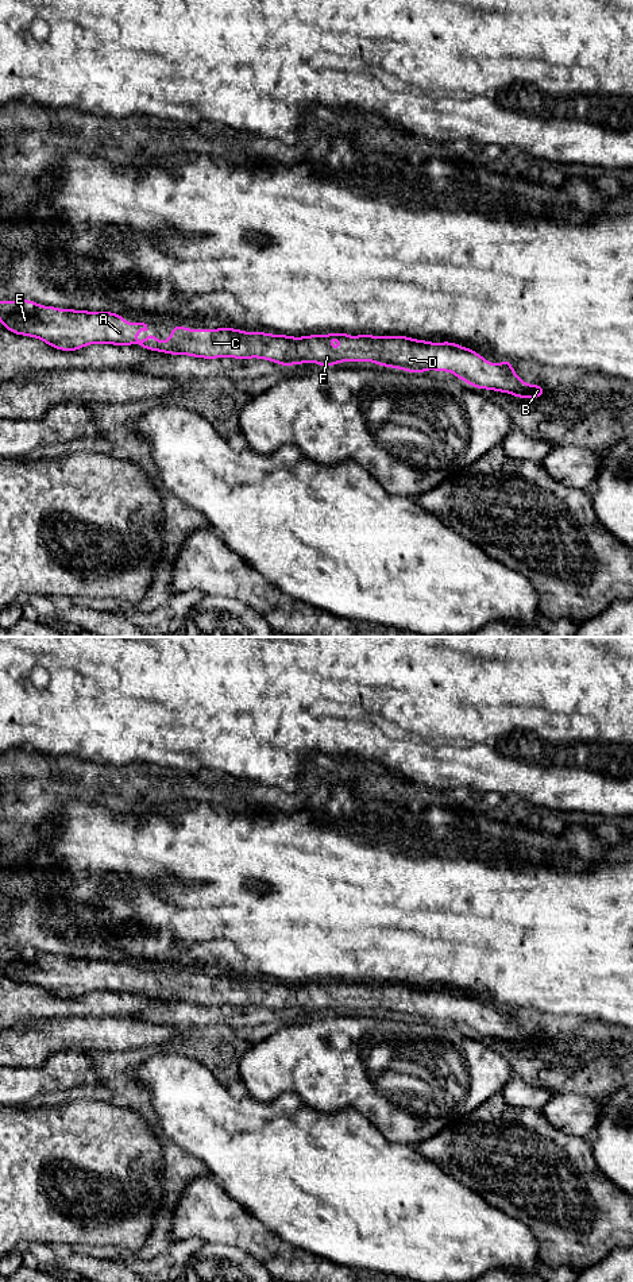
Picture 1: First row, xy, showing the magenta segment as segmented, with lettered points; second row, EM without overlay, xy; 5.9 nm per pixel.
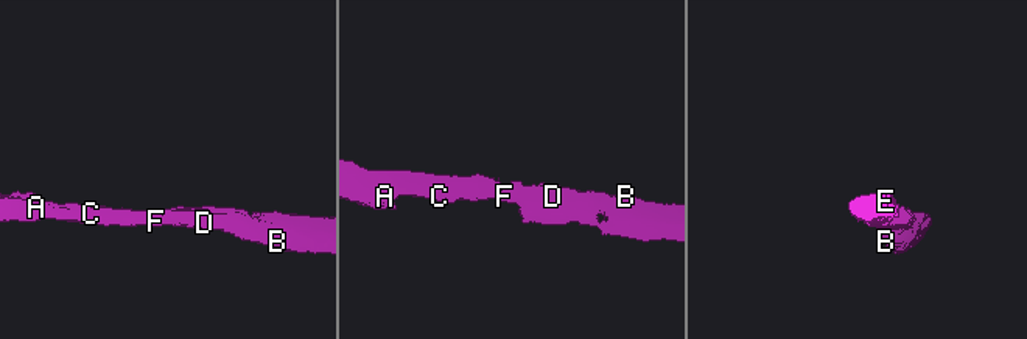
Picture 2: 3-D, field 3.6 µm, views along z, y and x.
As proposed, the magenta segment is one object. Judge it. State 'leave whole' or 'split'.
leave whole

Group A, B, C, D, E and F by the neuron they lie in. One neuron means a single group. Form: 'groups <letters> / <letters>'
groups A B C D E F

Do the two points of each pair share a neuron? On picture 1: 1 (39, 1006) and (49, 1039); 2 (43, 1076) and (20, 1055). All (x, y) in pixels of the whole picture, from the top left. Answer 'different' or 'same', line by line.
1: different
2: different

